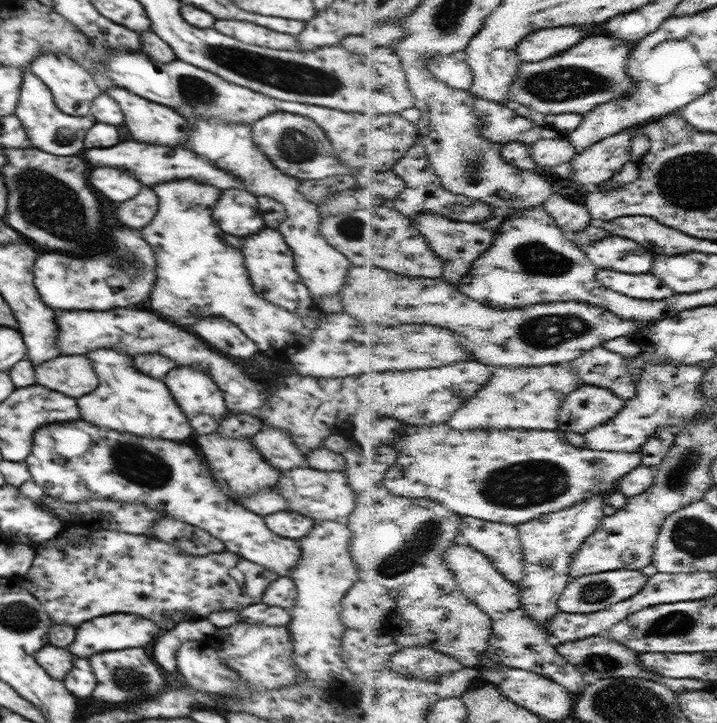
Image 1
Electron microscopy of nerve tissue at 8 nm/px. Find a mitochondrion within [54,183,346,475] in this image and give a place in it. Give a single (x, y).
(139, 263)

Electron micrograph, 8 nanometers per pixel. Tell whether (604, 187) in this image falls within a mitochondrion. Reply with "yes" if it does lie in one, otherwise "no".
no

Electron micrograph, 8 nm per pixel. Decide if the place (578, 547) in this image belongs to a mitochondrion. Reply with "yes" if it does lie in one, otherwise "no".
no

